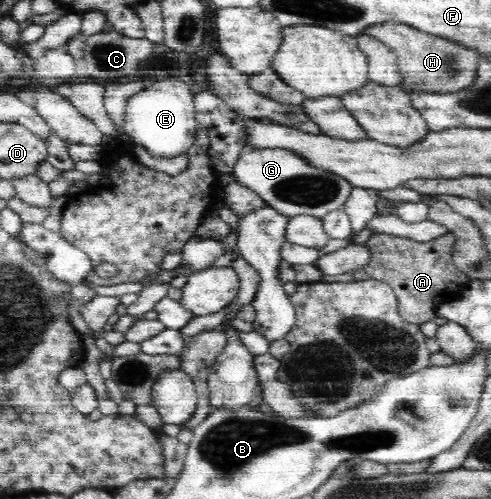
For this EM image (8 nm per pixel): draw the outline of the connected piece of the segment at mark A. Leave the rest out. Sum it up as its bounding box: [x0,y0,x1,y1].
[322,232,472,325]

